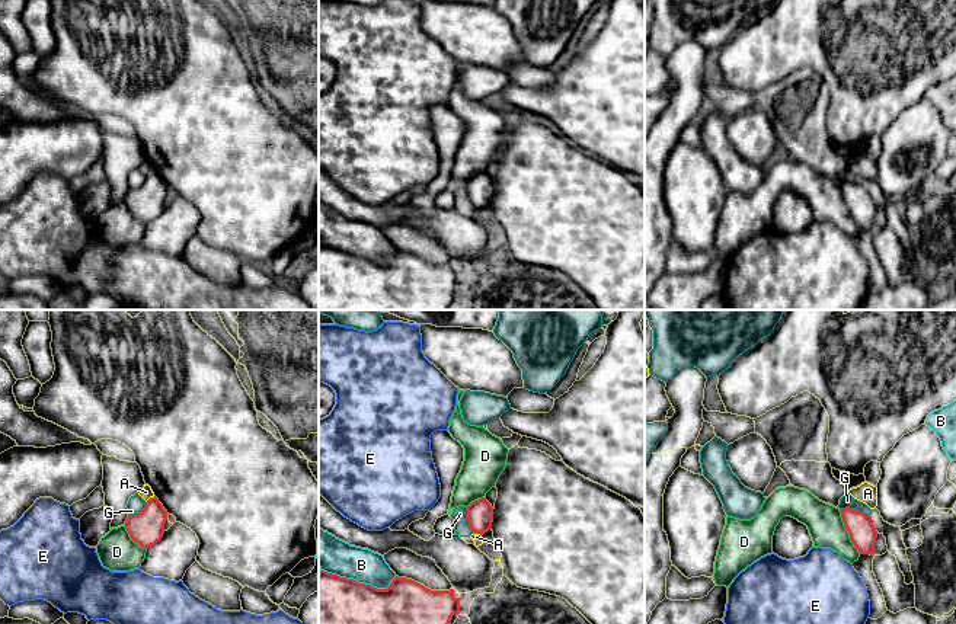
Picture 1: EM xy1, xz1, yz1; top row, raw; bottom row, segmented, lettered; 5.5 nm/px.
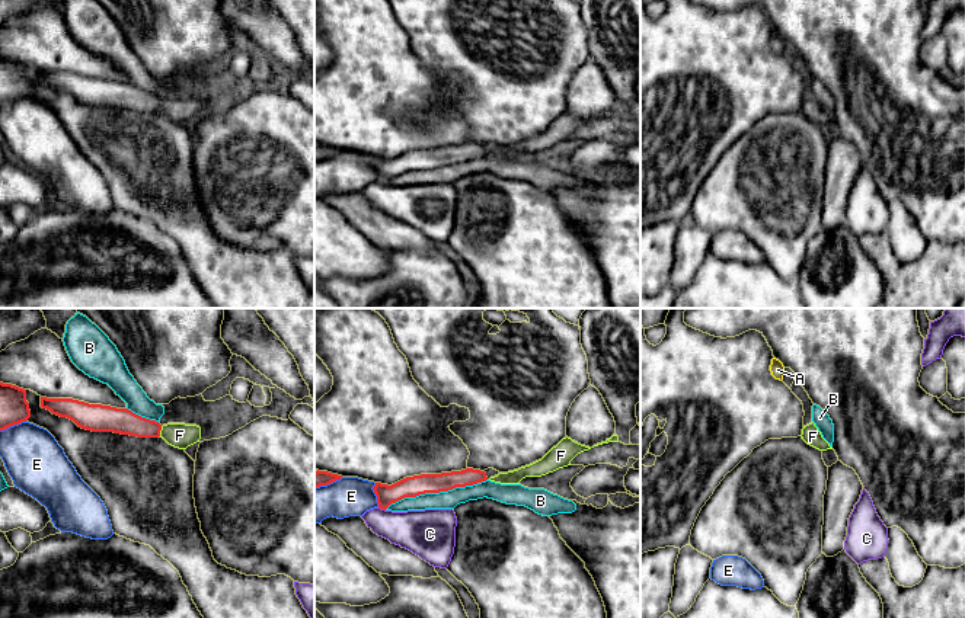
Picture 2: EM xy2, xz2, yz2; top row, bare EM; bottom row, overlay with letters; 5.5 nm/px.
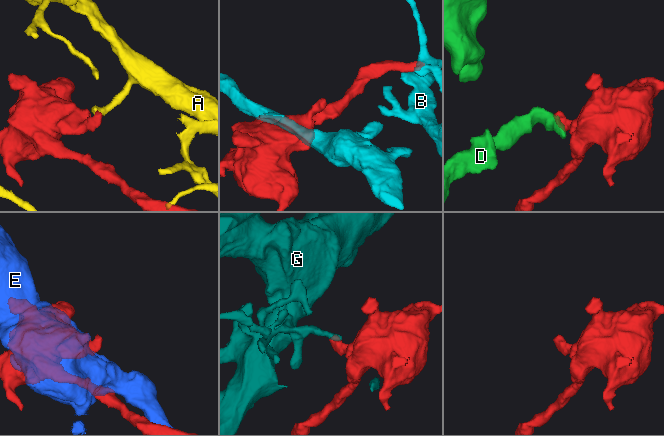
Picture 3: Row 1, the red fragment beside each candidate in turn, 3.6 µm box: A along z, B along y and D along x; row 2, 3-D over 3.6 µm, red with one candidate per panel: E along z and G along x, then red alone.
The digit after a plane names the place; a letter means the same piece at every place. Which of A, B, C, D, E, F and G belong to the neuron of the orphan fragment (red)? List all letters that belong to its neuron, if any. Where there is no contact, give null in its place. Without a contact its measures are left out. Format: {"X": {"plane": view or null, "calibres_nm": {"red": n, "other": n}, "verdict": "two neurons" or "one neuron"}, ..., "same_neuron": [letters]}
{"A": {"plane": "xy1", "calibres_nm": {"red": 190, "other": 70}, "verdict": "two neurons"}, "B": {"plane": "xz2", "calibres_nm": {"red": 110, "other": 100}, "verdict": "two neurons"}, "C": {"plane": "xz2", "calibres_nm": {"red": 110, "other": 240}, "verdict": "two neurons"}, "D": {"plane": "yz1", "calibres_nm": {"red": 150, "other": 200}, "verdict": "two neurons"}, "E": {"plane": "xy2", "calibres_nm": {"red": 160, "other": 320}, "verdict": "two neurons"}, "F": {"plane": "xy2", "calibres_nm": {"red": 140, "other": 140}, "verdict": "one neuron"}, "G": {"plane": "yz1", "calibres_nm": {"red": 150, "other": 80}, "verdict": "two neurons"}, "same_neuron": ["F"]}

